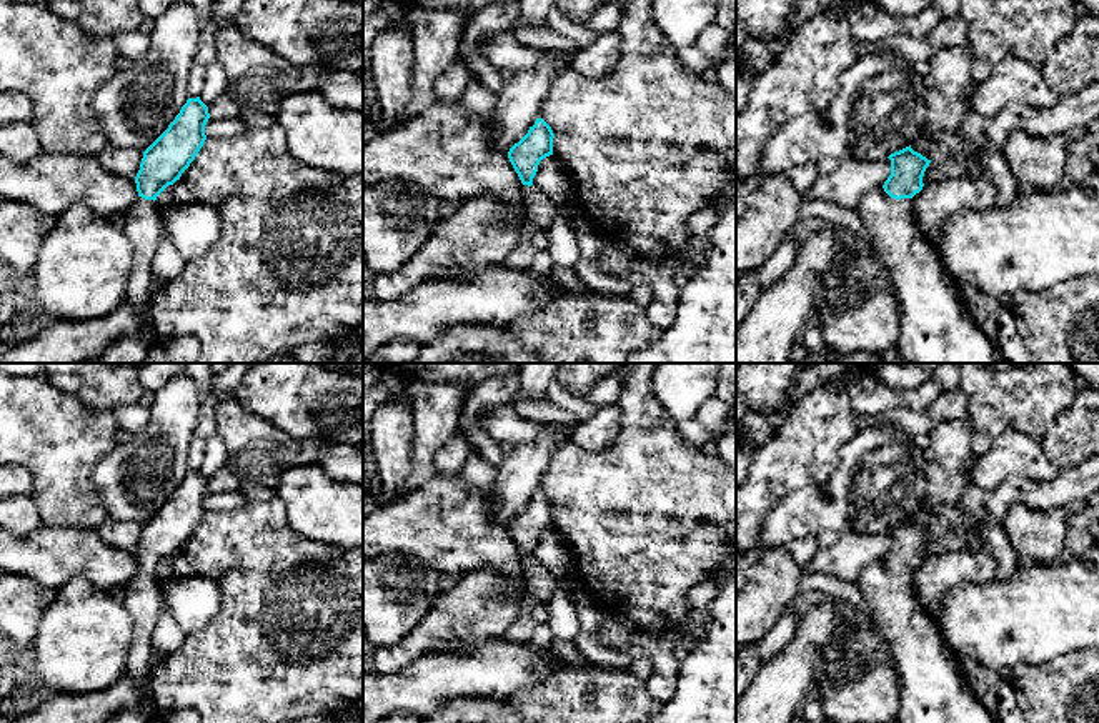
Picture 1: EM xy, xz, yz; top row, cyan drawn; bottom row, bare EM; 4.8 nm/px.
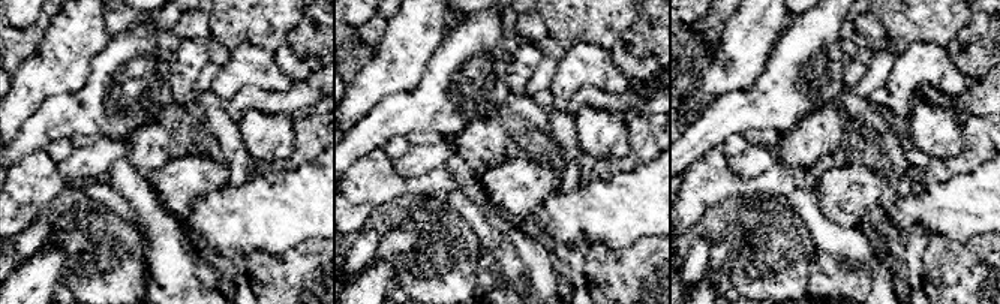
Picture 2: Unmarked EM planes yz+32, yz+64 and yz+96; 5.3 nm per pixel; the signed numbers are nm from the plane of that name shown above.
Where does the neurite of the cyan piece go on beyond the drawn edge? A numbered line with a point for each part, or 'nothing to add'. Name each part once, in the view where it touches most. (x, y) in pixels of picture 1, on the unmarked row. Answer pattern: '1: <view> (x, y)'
1: yz (931, 687)

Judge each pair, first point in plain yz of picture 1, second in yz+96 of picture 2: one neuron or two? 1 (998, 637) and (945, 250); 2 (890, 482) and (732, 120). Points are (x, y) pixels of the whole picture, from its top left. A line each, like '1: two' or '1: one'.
1: two
2: one

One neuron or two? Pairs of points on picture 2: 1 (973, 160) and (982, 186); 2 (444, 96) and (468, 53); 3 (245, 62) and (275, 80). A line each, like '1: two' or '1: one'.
1: two
2: one
3: one

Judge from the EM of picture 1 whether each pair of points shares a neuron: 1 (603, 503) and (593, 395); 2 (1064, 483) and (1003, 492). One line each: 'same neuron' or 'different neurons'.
1: different neurons
2: same neuron

